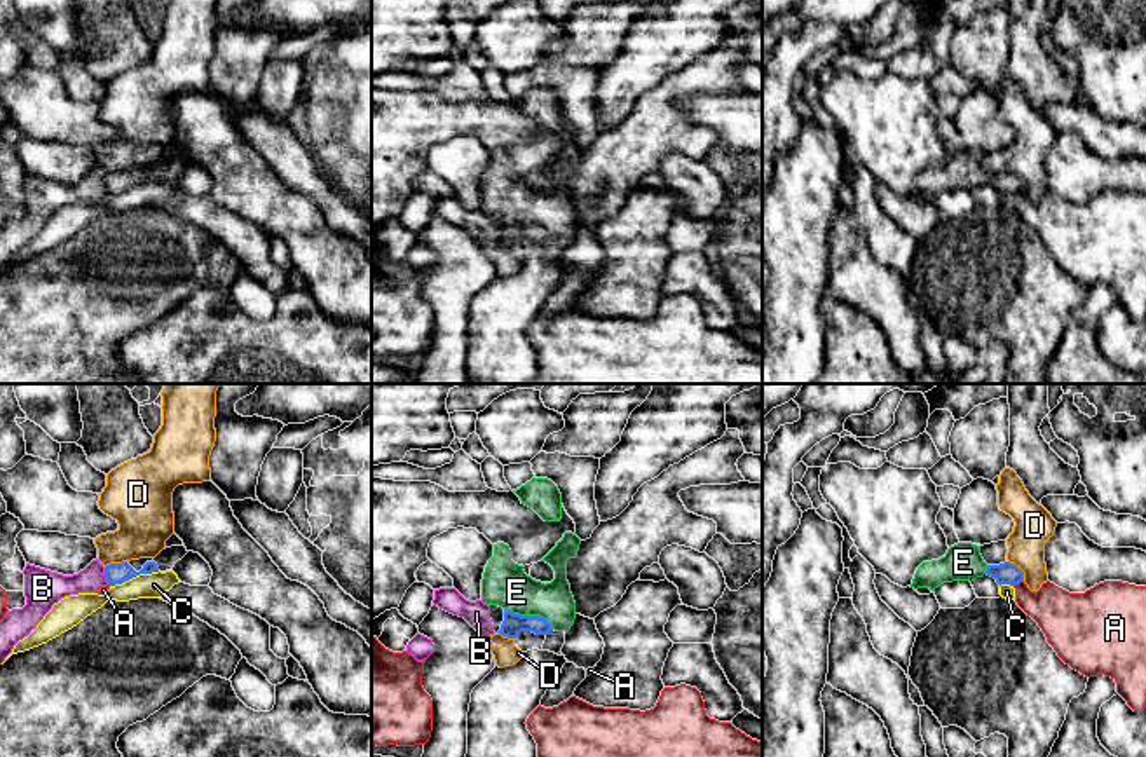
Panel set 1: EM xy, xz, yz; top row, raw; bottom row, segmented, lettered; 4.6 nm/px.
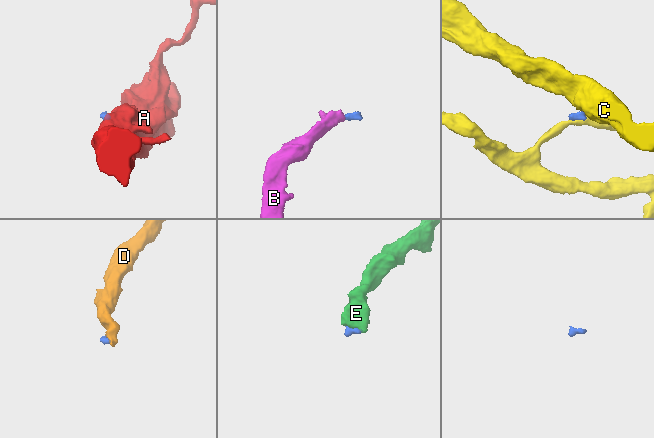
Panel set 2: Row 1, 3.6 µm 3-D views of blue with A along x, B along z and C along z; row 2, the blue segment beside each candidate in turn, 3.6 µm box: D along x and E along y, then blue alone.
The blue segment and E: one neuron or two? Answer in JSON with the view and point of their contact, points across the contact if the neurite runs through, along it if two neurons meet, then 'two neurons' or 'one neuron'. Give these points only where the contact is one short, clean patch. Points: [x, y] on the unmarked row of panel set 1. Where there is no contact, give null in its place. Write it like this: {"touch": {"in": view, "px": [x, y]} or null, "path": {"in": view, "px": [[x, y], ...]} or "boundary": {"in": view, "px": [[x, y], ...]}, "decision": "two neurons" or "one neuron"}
{"touch": {"in": "xz", "px": [529, 225]}, "path": {"in": "xz", "px": [[513, 234], [529, 225], [529, 217], [504, 192]]}, "decision": "one neuron"}

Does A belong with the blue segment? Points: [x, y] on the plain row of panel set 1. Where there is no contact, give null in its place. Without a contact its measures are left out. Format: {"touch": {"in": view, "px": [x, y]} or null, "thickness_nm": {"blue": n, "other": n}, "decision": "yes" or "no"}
{"touch": {"in": "yz", "px": [1017, 192]}, "thickness_nm": {"blue": 100, "other": 220}, "decision": "no"}

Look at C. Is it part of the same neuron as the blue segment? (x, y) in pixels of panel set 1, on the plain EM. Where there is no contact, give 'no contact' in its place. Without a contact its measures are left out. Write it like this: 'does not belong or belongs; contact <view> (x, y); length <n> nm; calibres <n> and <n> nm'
does not belong; contact xy (135, 185); length 240 nm; calibres 100 and 120 nm

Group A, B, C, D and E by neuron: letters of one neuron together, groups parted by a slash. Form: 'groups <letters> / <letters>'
groups A / B D / C / E

